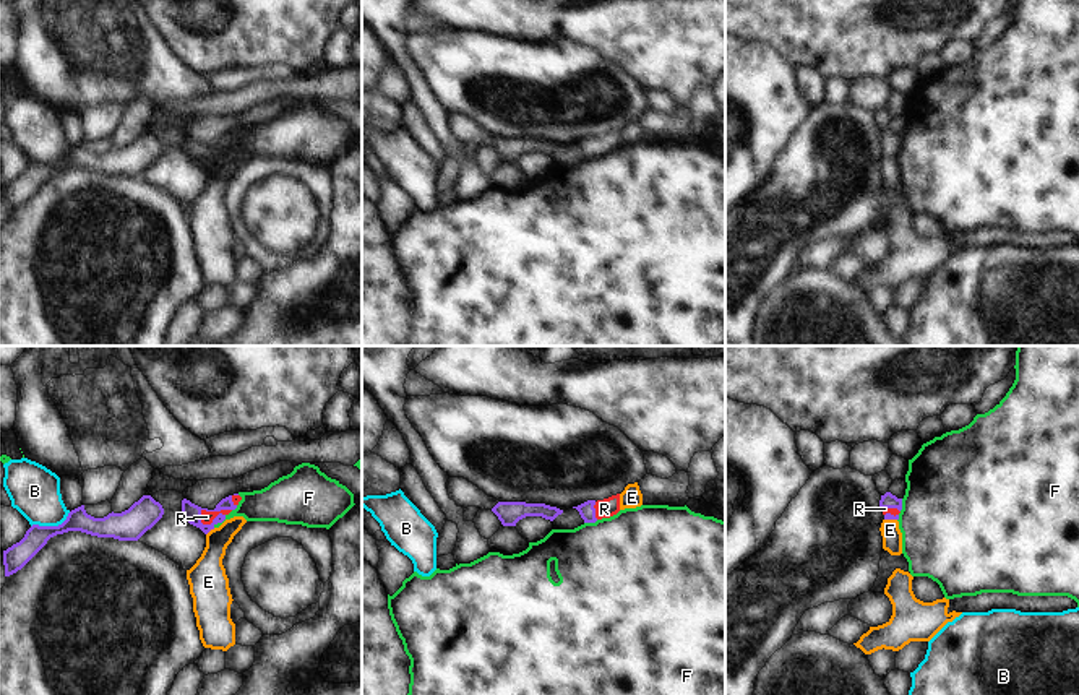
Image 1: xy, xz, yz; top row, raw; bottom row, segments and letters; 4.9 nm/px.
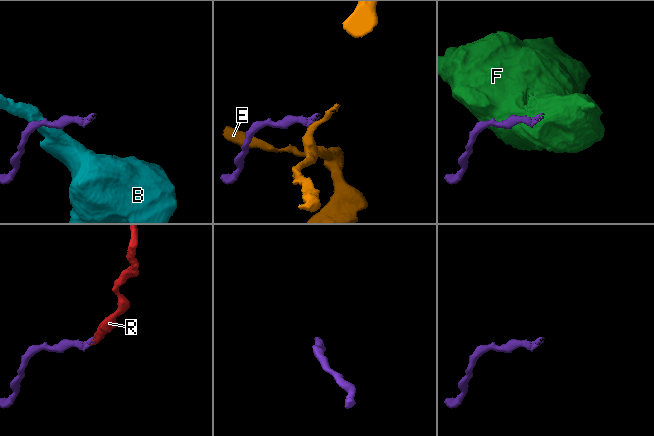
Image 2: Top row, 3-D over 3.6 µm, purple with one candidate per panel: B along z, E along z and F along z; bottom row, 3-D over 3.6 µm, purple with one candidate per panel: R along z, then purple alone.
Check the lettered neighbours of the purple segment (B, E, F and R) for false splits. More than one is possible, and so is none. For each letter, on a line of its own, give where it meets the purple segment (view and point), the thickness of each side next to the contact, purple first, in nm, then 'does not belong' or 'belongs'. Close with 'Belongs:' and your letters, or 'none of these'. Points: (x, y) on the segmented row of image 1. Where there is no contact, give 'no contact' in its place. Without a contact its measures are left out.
B: xy (51, 526) | 120/260 nm | does not belong
E: xy (210, 530) | 90/190 nm | does not belong
F: xy (219, 522) | 90/160 nm | does not belong
R: xy (214, 518) | 90/60 nm | belongs
Belongs: R

